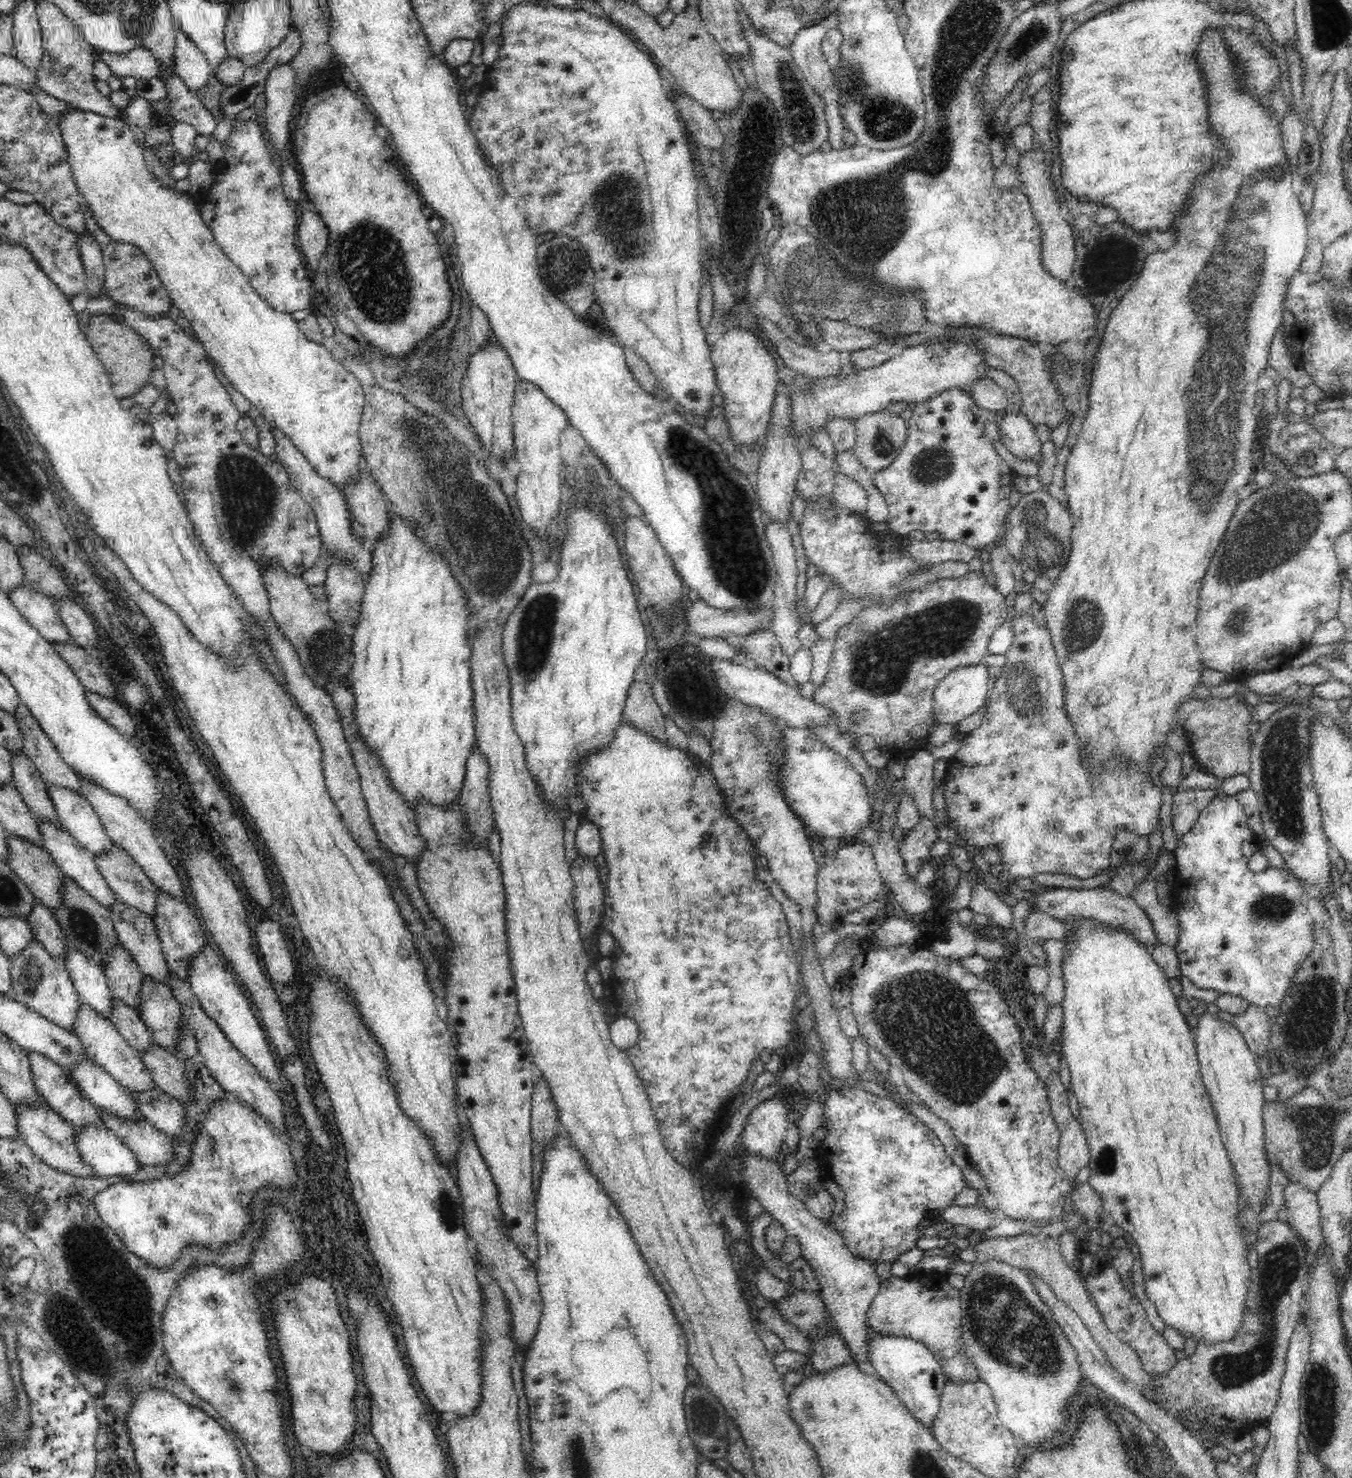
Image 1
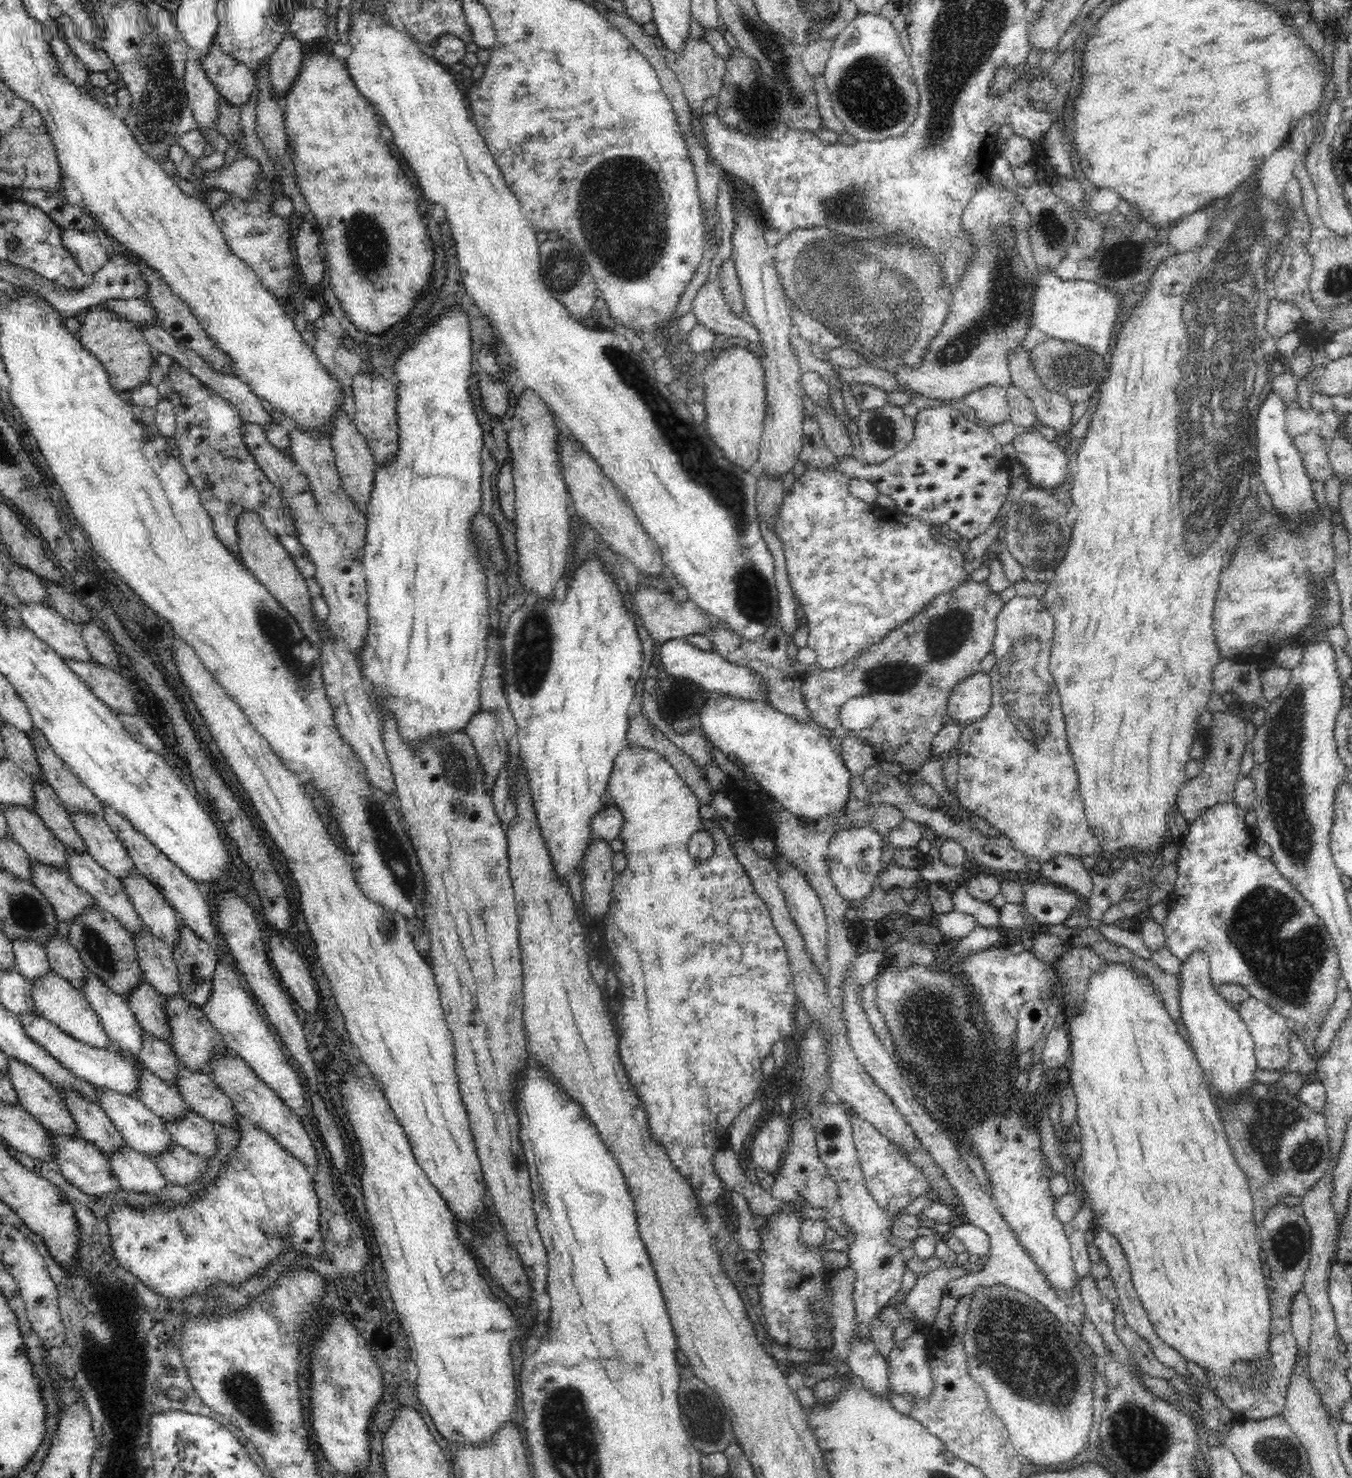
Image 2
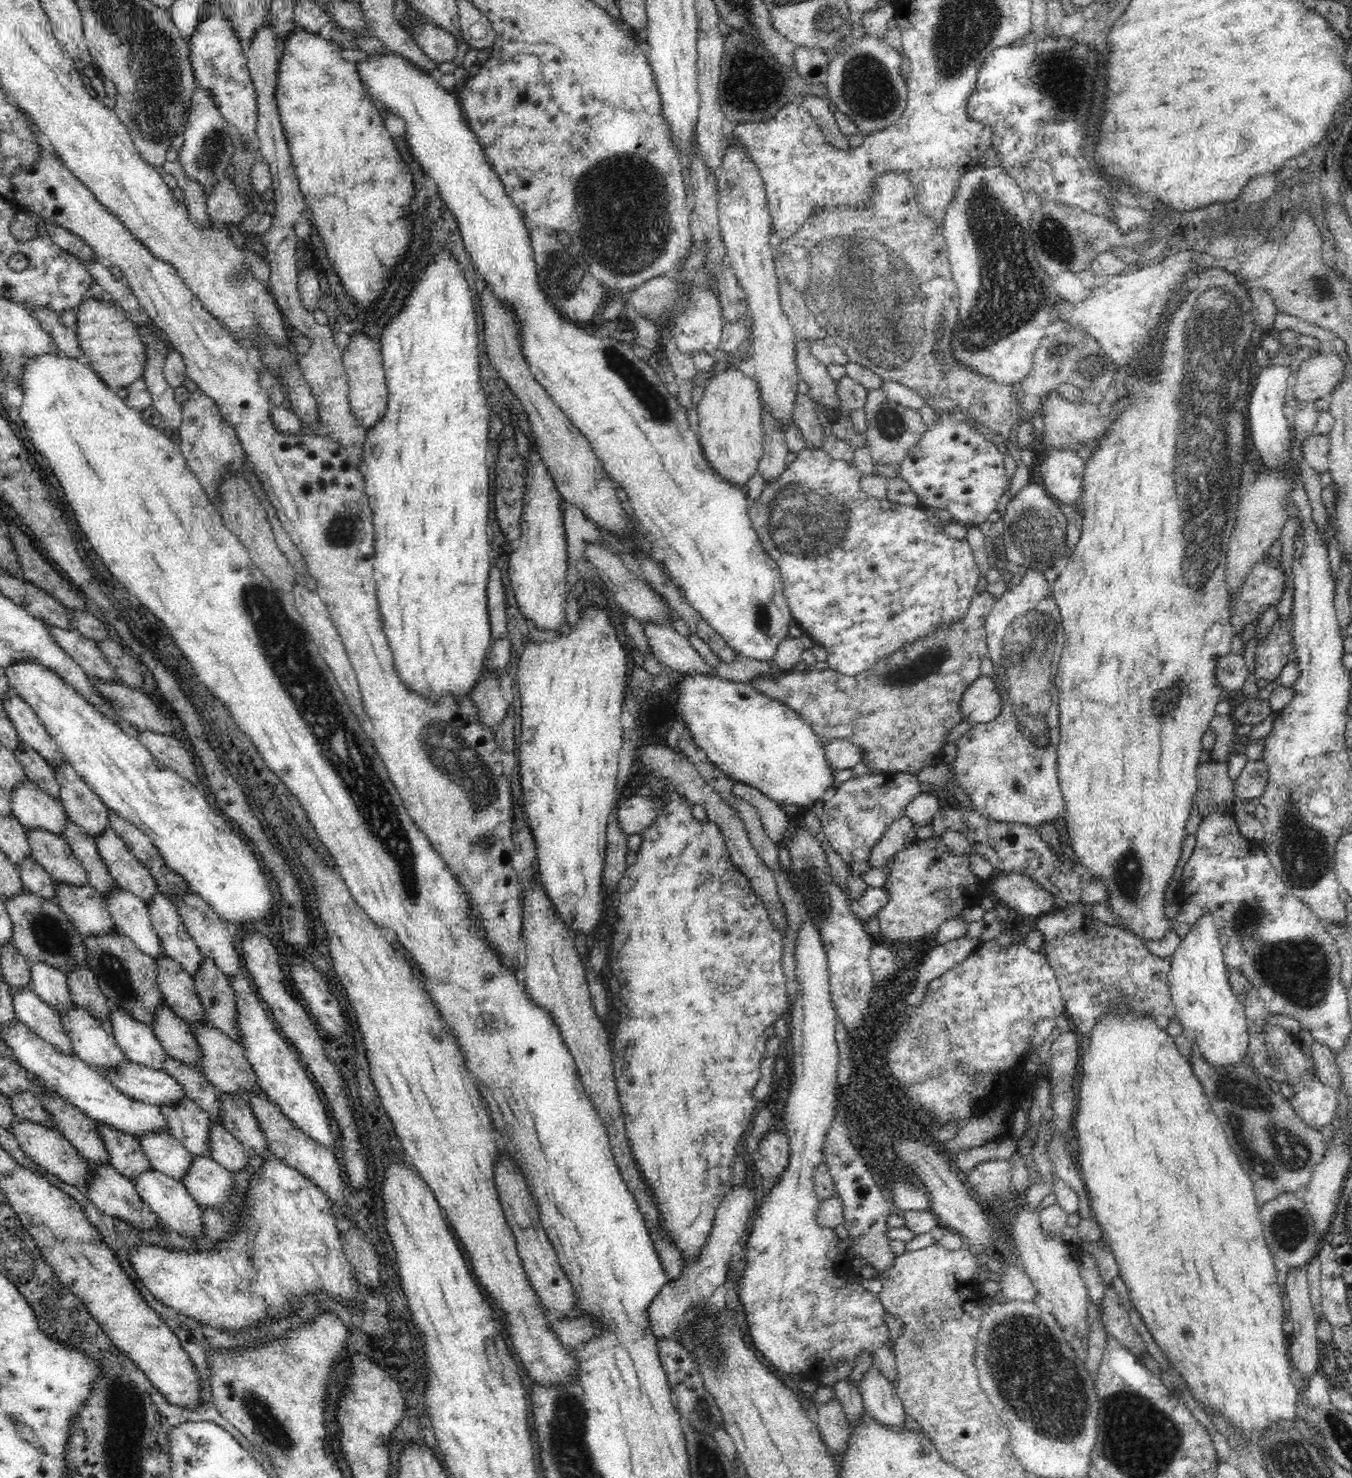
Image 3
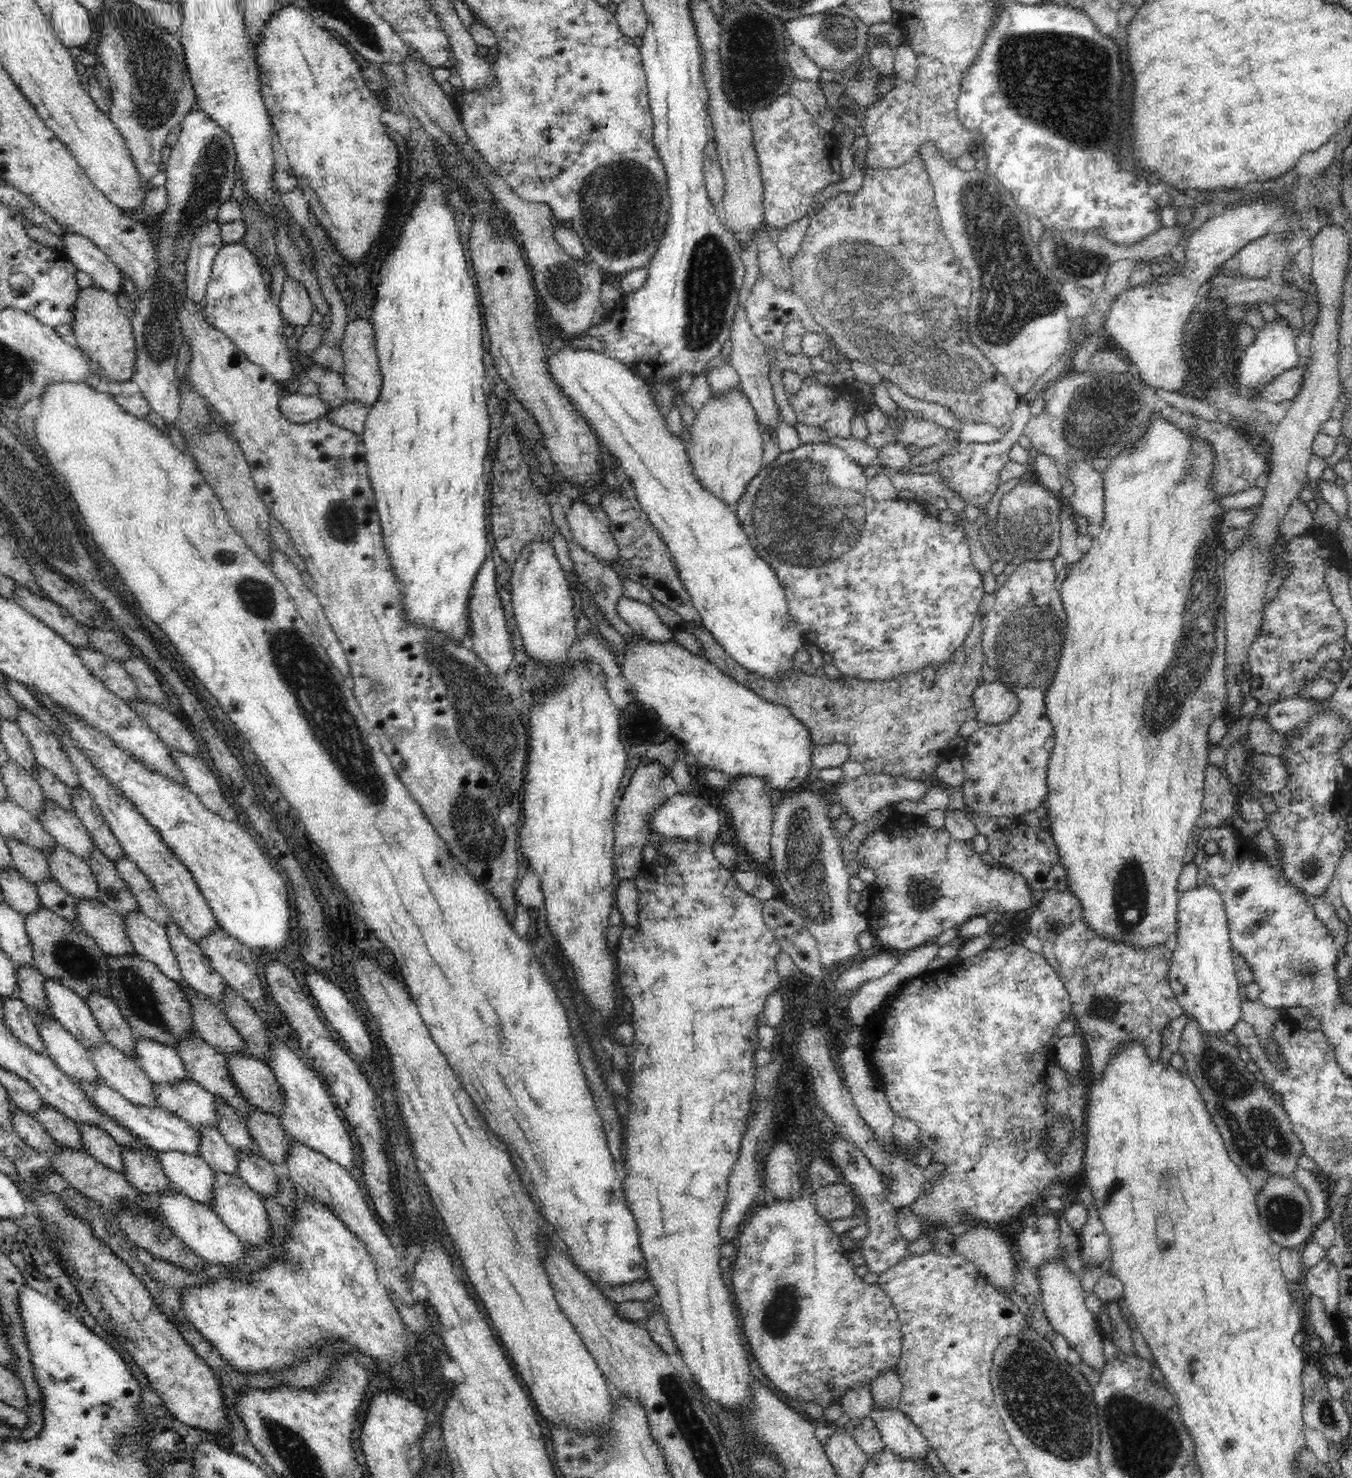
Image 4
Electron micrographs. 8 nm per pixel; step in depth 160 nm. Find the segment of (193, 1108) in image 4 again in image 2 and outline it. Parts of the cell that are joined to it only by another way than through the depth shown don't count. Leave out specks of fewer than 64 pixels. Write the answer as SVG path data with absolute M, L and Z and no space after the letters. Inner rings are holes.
M38 1013L32 1015L16 1015L26 1029L30 1038L34 1039L38 1045L46 1049L54 1059L58 1060L74 1076L88 1081L96 1086L108 1088L116 1094L126 1094L135 1096L136 1088L140 1086L140 1070L142 1063L132 1063L128 1057L124 1057L120 1051L104 1048L94 1048L85 1042L80 1042L72 1036L62 1032L54 1023L42 1018Z

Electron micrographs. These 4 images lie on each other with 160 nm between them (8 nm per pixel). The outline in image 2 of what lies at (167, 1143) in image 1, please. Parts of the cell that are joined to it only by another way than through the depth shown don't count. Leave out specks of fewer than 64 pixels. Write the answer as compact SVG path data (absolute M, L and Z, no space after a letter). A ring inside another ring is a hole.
M172 1144L164 1154L152 1158L170 1184L186 1186L199 1179L207 1169L206 1157Z

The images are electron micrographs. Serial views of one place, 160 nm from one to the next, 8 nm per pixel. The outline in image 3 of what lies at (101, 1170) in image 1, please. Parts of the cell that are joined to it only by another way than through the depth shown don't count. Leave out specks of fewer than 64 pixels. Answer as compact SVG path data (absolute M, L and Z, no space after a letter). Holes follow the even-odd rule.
M150 1170L139 1175L139 1178L132 1182L143 1202L158 1216L163 1226L190 1239L201 1237L205 1233L202 1225L203 1210L180 1181Z

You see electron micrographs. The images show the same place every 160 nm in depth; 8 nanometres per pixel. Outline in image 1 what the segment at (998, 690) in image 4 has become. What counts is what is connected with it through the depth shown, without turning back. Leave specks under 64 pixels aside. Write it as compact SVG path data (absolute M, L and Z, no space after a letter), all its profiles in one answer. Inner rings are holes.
M983 661L976 666L956 668L949 672L946 678L942 678L934 692L933 712L937 723L956 726L964 718L979 712L985 706L990 694L989 676L991 673L991 669Z

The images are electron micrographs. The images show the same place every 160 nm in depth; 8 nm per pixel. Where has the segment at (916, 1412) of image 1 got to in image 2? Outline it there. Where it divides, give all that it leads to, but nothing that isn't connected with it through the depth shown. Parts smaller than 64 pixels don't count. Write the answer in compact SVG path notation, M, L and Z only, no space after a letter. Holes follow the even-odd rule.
M929 1328L918 1330L888 1354L888 1379L893 1393L907 1399L927 1399L934 1386L925 1348L932 1348L933 1335Z

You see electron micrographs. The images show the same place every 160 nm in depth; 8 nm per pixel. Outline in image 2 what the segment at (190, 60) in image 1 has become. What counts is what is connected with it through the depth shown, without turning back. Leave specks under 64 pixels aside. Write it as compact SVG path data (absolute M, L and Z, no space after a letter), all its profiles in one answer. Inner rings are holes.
M201 57L186 60L184 84L190 108L198 124L198 130L206 138L208 130L216 130L218 124L218 98L220 97L201 65Z

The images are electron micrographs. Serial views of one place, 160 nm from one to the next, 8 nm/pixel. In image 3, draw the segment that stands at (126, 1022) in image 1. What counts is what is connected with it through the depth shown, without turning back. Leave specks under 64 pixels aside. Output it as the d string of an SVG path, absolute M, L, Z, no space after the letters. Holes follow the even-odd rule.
M168 1054L164 1060L163 1070L184 1087L188 1098L209 1114L211 1122L222 1125L222 1121L220 1121L220 1091L204 1077L202 1072L193 1068L191 1064L174 1060Z

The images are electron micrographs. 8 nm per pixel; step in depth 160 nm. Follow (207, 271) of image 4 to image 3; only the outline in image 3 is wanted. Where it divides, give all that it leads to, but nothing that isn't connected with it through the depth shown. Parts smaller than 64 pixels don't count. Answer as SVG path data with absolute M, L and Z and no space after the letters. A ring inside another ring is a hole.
M166 160L161 165L161 170L164 173L175 176L177 186L181 188L184 195L183 205L184 209L186 209L186 214L188 214L188 219L190 219L194 225L198 225L198 227L210 229L213 220L209 218L207 212L207 196L205 195L203 186L185 175L178 160Z

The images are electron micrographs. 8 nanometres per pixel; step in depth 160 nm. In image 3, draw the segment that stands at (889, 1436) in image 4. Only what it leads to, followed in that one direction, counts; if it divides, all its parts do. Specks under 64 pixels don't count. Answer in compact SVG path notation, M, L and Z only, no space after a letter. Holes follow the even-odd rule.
M870 1366L859 1386L865 1412L876 1422L888 1428L902 1428L906 1422L906 1411L902 1399L898 1398L892 1381L888 1380L879 1370Z

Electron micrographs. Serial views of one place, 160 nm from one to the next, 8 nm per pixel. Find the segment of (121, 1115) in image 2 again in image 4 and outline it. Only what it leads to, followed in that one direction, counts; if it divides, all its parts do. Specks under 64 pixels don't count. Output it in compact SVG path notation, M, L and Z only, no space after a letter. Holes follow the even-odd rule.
M158 1151L156 1160L173 1184L174 1191L198 1203L212 1205L215 1198L215 1171L200 1156L185 1152Z

